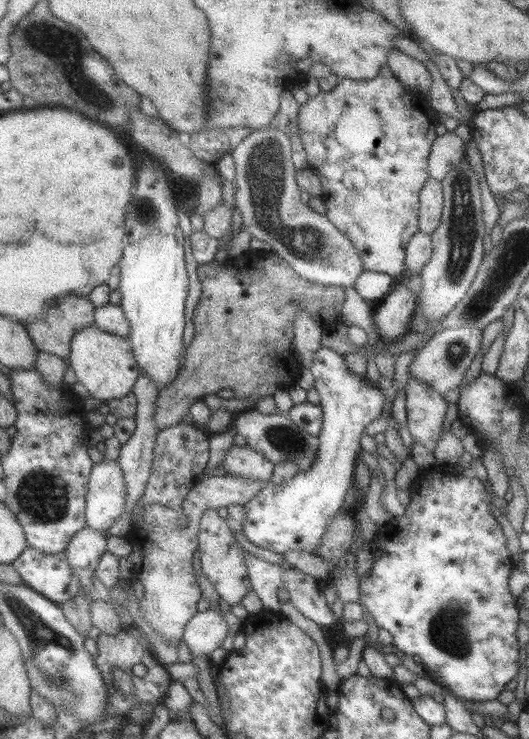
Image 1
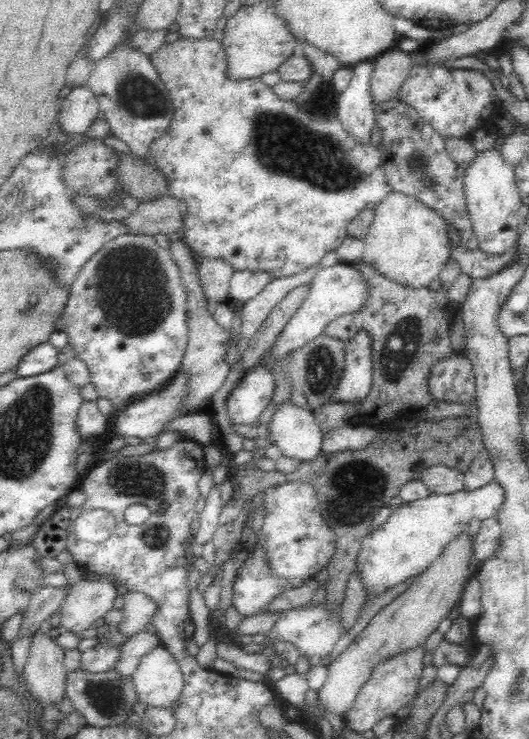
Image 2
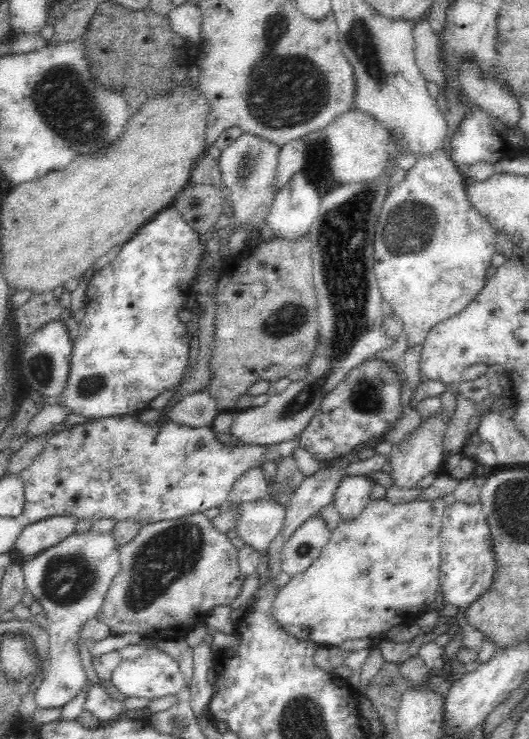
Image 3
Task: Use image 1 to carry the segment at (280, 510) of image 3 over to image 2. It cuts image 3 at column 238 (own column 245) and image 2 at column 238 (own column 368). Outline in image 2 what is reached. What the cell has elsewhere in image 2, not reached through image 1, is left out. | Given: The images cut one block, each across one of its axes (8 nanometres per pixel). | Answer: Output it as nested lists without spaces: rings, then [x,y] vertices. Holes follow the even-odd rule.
[[[266,365],[247,369],[227,398],[230,421],[236,425],[252,425],[273,400],[274,377]]]

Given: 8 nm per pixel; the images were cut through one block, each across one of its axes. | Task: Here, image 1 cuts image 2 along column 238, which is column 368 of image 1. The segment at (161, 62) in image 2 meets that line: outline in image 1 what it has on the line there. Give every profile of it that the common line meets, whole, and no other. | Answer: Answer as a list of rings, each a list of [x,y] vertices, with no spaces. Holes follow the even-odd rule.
[[[385,65],[382,66],[378,75],[371,81],[355,81],[346,78],[339,78],[338,83],[329,91],[319,91],[316,95],[308,97],[308,99],[300,104],[297,115],[297,128],[299,133],[299,140],[303,150],[307,154],[308,169],[319,179],[321,183],[323,200],[326,207],[326,218],[331,222],[335,229],[344,234],[349,242],[354,246],[358,253],[361,266],[365,271],[373,271],[382,273],[388,276],[399,278],[402,273],[402,266],[404,263],[404,248],[407,246],[408,240],[412,234],[418,230],[418,194],[419,190],[423,188],[425,180],[429,178],[427,169],[429,152],[431,152],[431,145],[435,140],[435,126],[439,123],[435,111],[427,105],[422,93],[408,91],[397,77],[391,72],[391,69]]]

